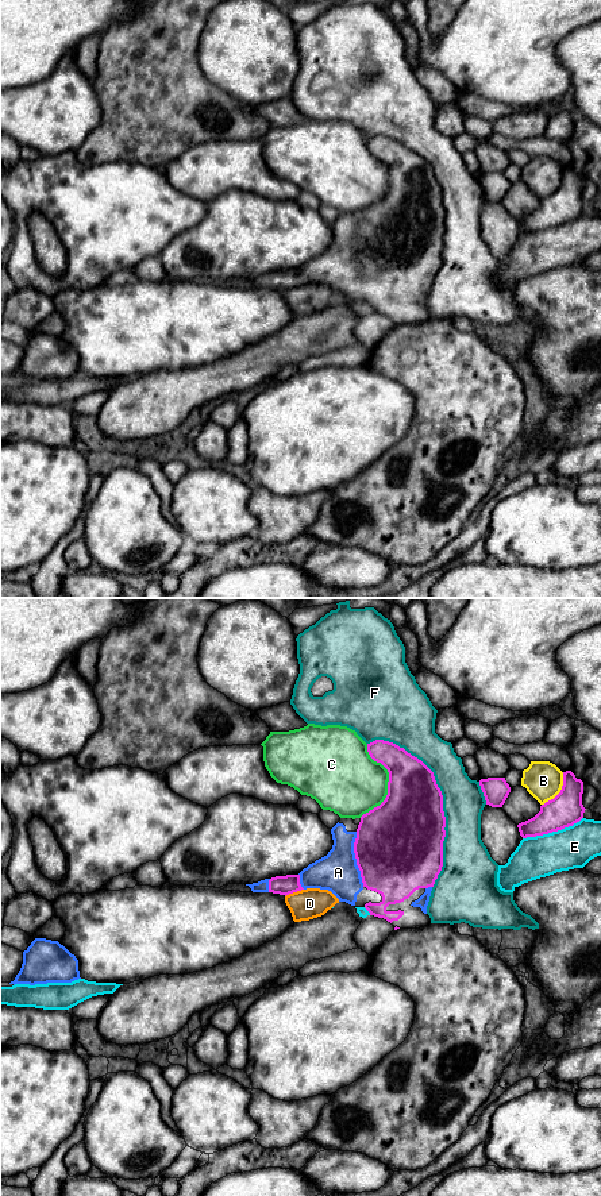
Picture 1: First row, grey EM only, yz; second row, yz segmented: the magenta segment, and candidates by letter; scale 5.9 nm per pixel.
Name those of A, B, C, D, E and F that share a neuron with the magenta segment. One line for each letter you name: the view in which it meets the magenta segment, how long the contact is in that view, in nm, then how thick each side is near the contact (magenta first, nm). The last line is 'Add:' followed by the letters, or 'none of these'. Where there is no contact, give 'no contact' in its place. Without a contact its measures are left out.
A: contact in yz; length 340 nm; calibres 500 and 240 nm
Add: A

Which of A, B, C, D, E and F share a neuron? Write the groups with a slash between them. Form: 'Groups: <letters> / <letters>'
Groups: A / B / C / D / E / F

